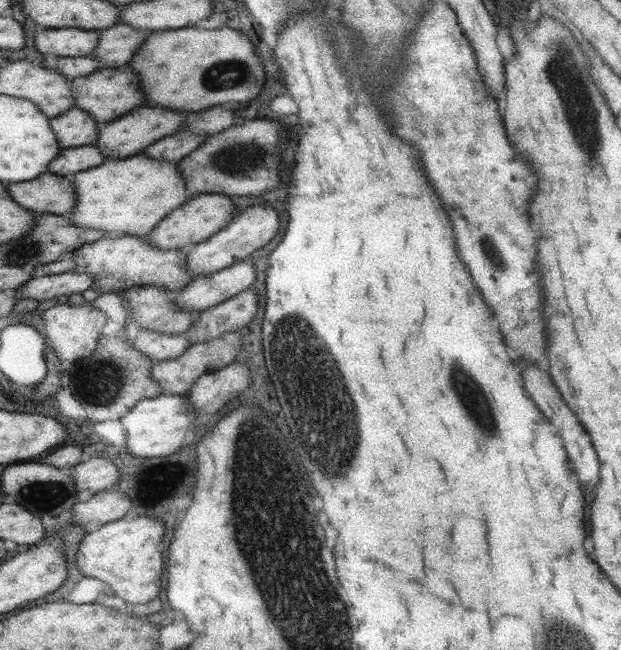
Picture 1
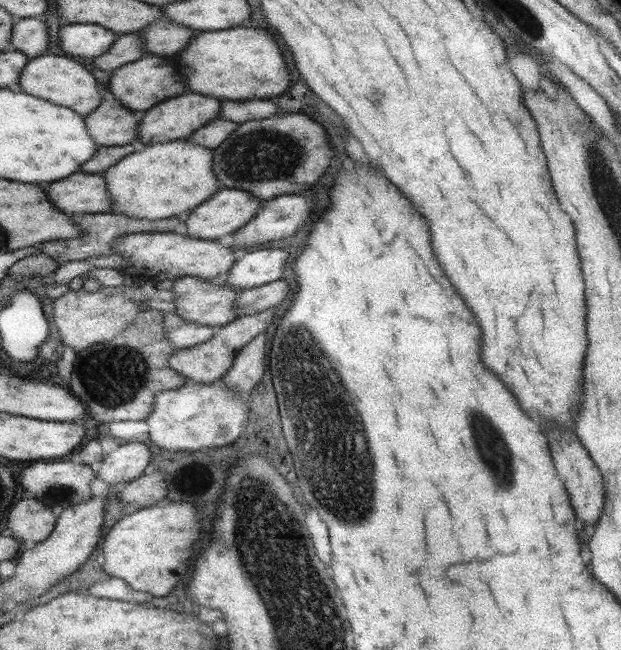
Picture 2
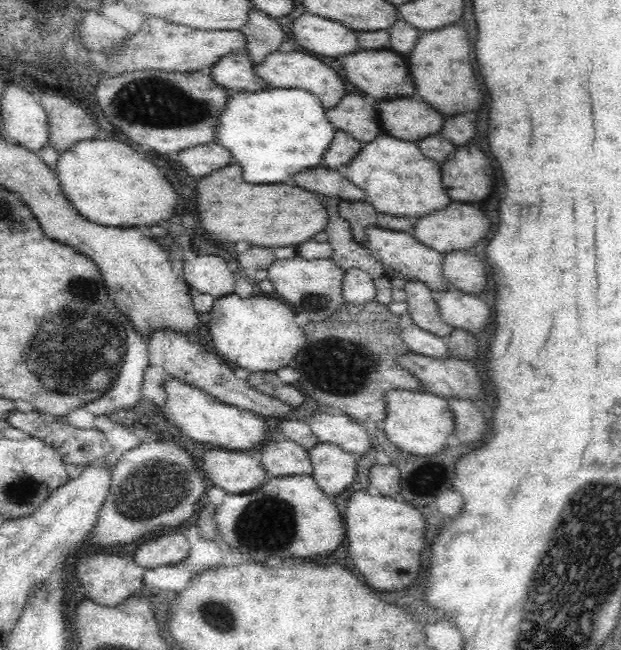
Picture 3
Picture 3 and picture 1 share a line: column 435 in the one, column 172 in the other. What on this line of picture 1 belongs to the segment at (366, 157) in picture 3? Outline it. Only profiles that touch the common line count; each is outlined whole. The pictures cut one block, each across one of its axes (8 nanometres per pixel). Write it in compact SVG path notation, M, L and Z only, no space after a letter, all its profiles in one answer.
M139 153L121 159L106 159L101 165L88 168L70 176L76 187L76 206L66 214L67 220L74 225L89 229L100 229L109 235L134 235L140 239L149 239L151 230L170 212L180 208L193 195L186 189L186 181L178 164L172 161L158 161Z

